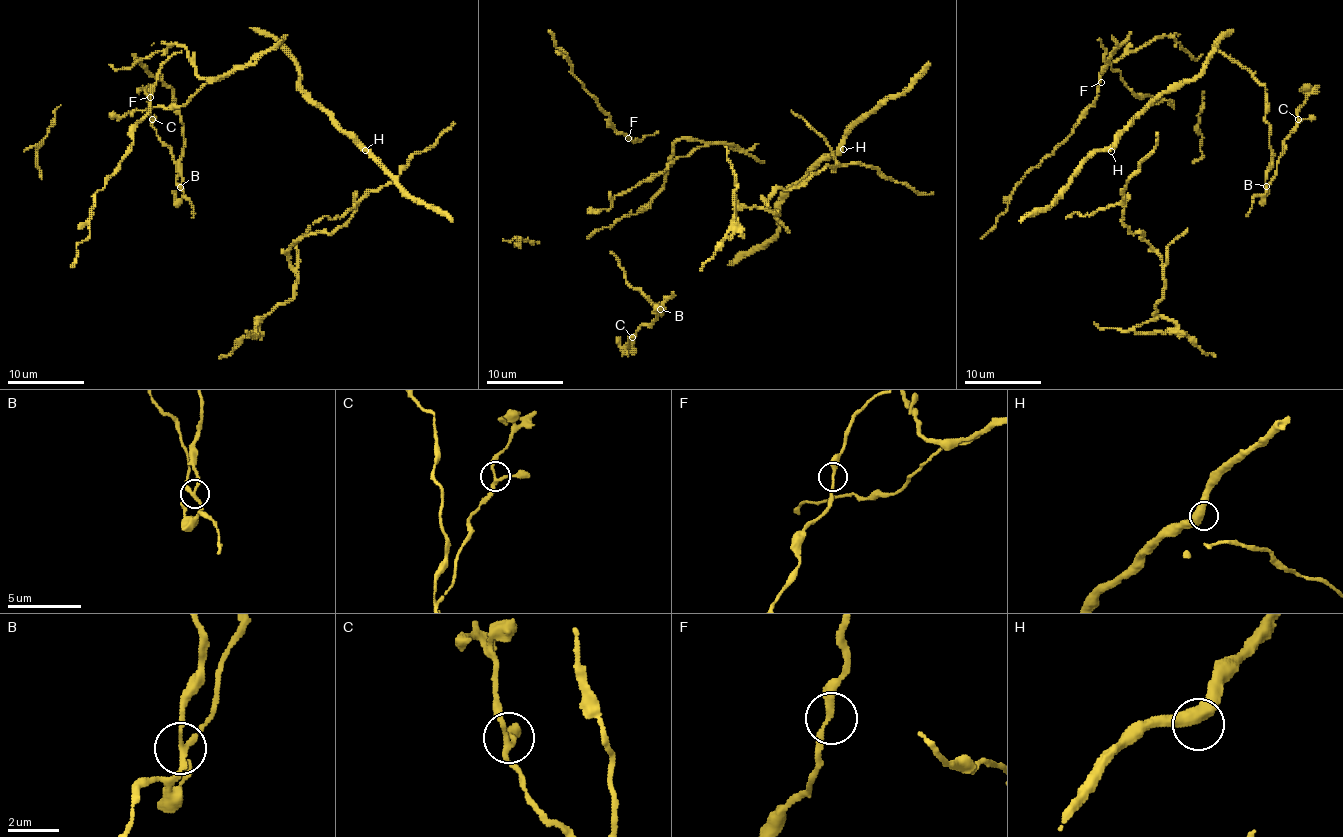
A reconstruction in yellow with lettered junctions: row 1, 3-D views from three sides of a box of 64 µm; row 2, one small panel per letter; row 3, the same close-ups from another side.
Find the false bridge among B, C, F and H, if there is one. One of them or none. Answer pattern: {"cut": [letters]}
{"cut": ["B"]}

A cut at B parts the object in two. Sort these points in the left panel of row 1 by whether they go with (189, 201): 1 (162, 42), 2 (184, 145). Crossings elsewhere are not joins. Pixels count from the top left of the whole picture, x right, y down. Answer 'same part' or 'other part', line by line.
1: other part
2: other part

